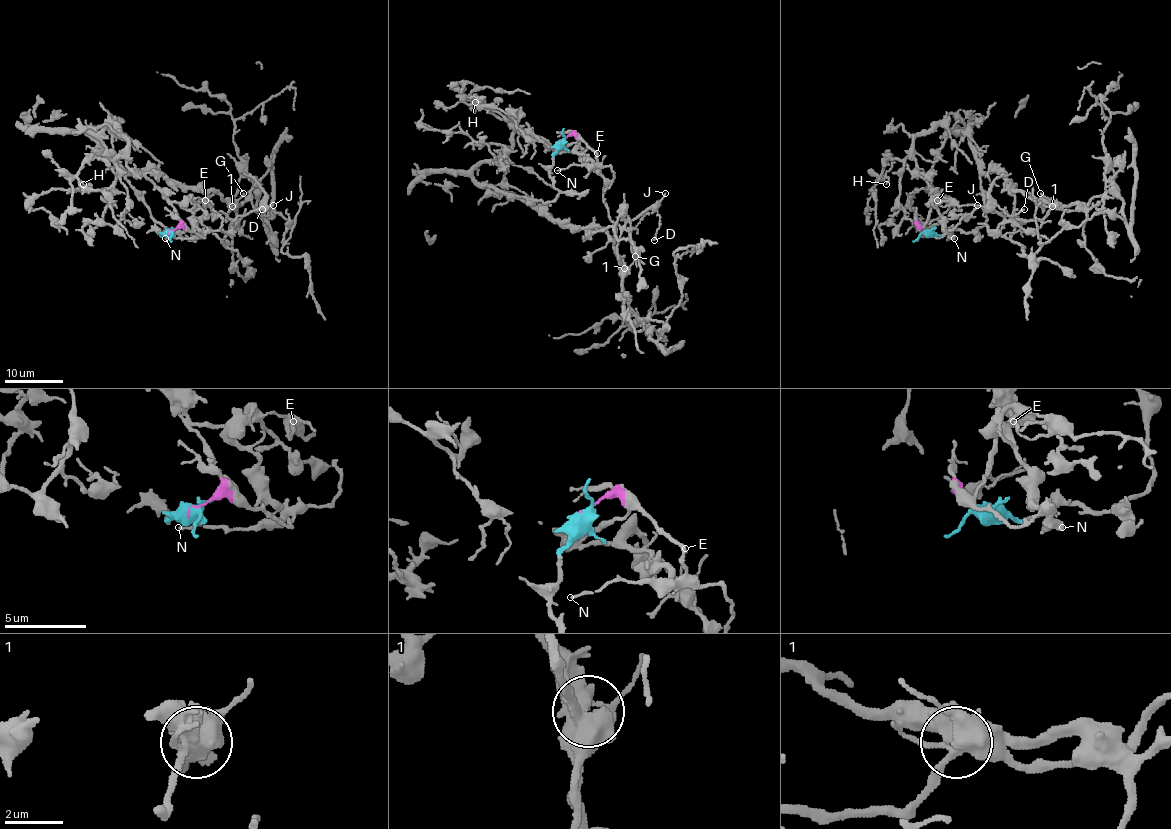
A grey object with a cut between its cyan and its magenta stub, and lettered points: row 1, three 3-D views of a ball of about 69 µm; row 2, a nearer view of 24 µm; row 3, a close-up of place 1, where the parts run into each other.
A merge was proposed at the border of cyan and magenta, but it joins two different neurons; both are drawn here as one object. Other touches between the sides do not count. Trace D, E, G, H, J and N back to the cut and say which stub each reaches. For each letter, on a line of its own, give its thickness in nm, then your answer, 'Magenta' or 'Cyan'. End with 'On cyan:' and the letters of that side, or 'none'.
D: Thickness 160 nm. Magenta
E: Thickness 160 nm. Magenta
G: Thickness 140 nm. Magenta
H: Thickness 160 nm. Cyan
J: Thickness 110 nm. Magenta
N: Thickness 150 nm. Magenta
On cyan: H

